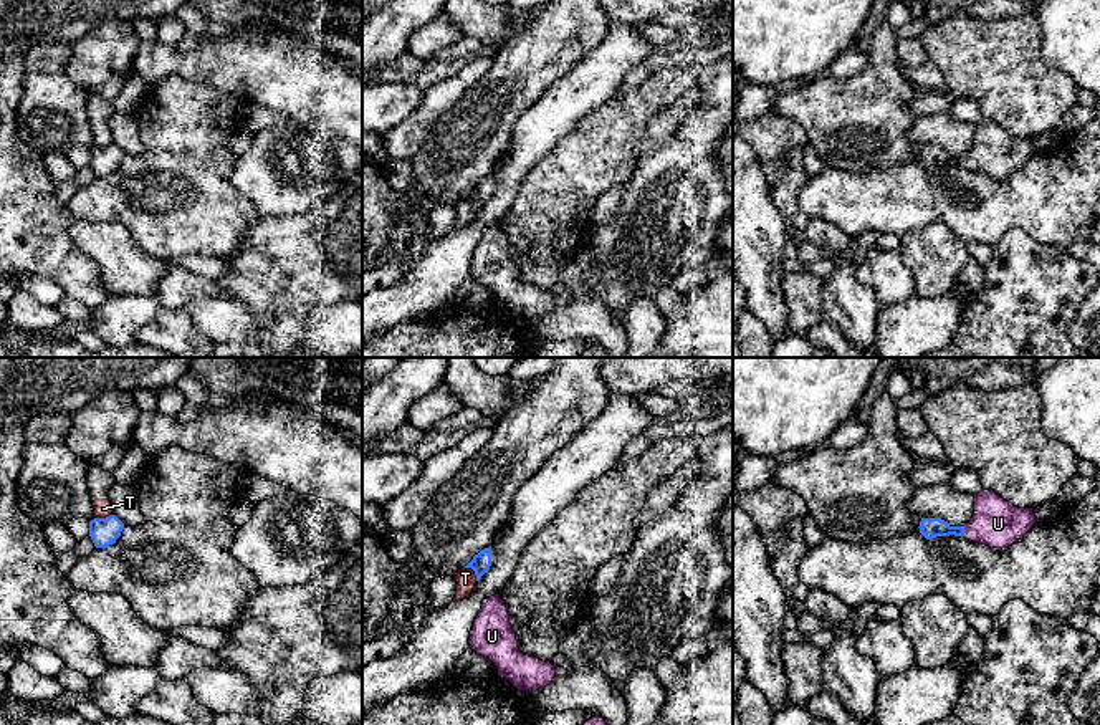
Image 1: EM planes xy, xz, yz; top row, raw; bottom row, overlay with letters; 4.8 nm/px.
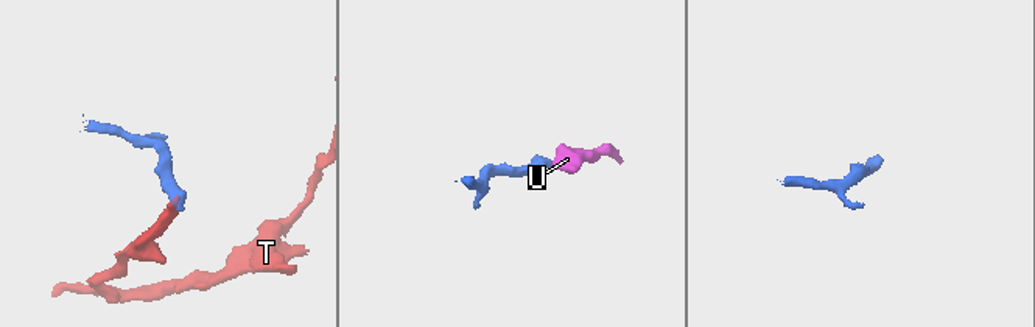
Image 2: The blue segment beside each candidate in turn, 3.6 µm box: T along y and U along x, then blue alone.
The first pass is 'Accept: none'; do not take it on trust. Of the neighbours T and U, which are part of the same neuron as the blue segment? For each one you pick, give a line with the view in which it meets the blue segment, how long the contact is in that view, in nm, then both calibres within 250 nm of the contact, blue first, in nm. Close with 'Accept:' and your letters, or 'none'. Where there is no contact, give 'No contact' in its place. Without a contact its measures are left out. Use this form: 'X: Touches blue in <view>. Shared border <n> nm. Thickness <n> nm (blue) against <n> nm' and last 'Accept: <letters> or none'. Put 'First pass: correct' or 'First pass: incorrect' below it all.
U: Touches blue in yz. Shared border 50 nm. Thickness 100 nm (blue) against 240 nm
Accept: U
First pass: incorrect

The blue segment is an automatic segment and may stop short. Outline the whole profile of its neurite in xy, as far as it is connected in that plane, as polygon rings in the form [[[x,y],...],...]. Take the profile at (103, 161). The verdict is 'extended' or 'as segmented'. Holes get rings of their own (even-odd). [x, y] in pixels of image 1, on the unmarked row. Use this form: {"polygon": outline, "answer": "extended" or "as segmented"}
{"polygon": [[[116,146],[94,147],[89,151],[89,166],[96,177],[106,177],[121,166],[124,152]]], "answer": "as segmented"}

